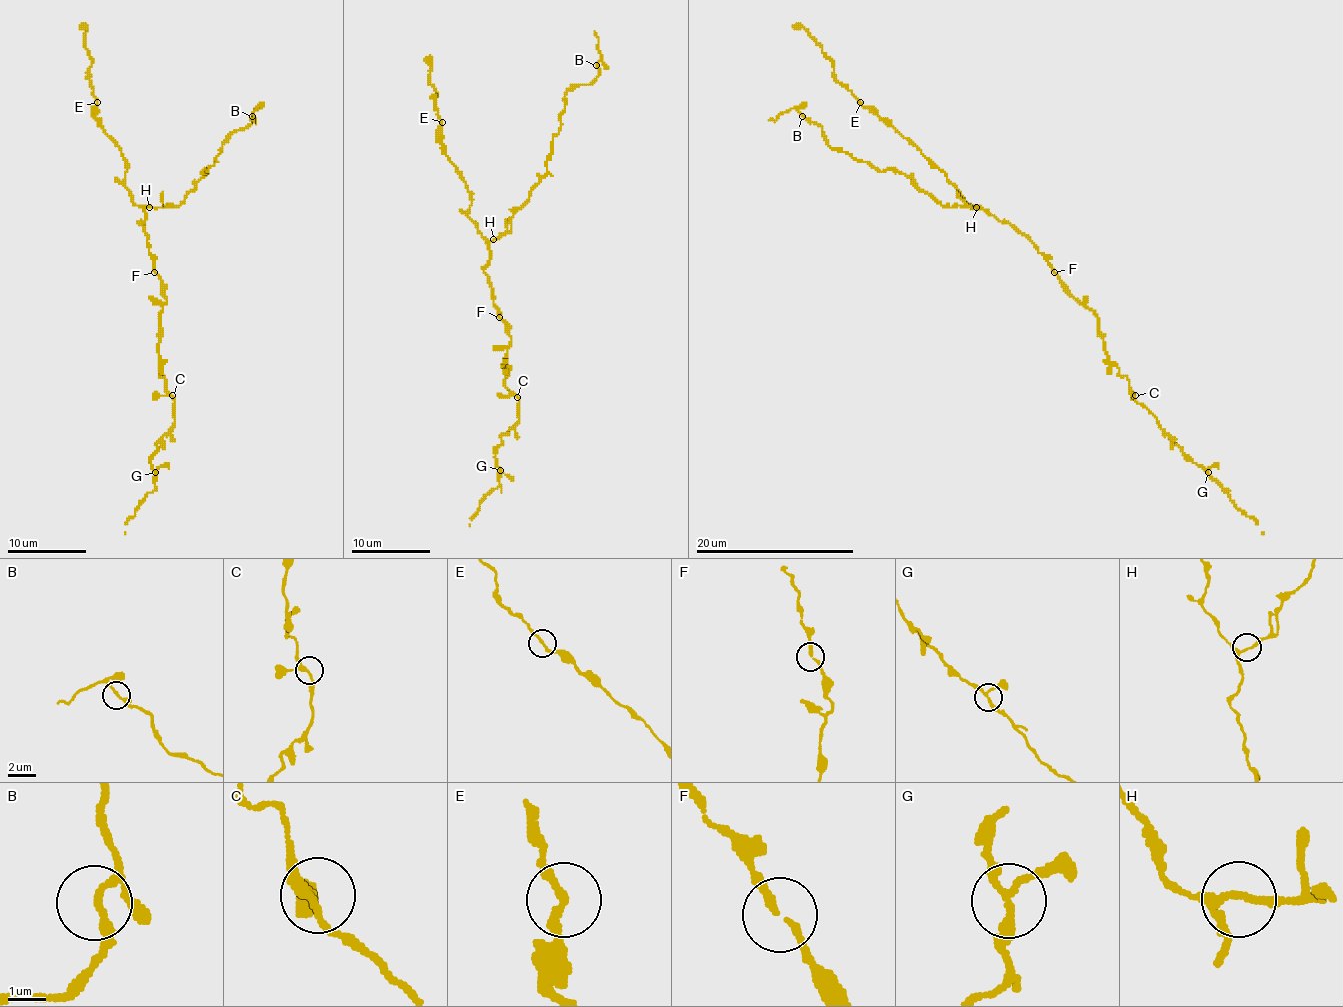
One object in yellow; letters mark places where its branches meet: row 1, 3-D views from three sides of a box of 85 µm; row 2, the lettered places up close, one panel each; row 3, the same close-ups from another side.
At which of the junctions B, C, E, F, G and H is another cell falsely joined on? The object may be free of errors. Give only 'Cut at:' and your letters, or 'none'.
Cut at: none

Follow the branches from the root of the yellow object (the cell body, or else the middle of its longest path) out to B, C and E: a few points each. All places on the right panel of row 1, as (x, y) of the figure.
B: (1044, 257), (982, 209), (943, 207), (911, 177), (877, 172), (834, 150), (822, 128), (802, 116)
C: (1044, 257), (1060, 282), (1097, 318), (1103, 350), (1119, 374), (1129, 380), (1129, 389), (1135, 395)
E: (1044, 257), (1008, 223), (970, 205), (947, 176), (915, 146), (860, 102)

